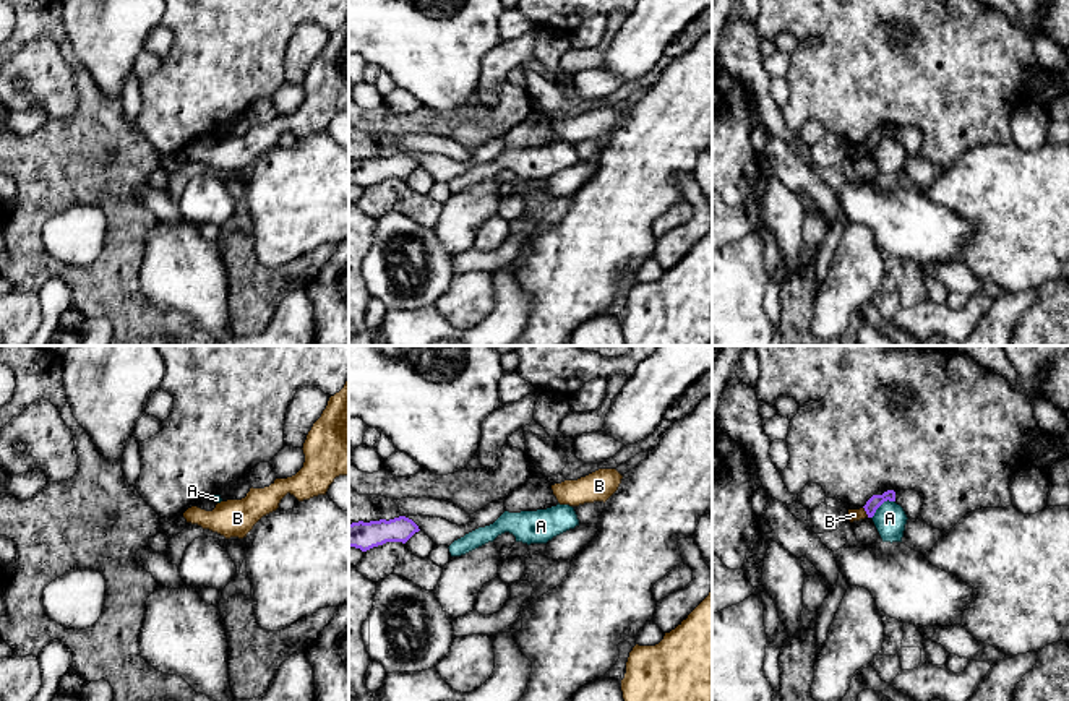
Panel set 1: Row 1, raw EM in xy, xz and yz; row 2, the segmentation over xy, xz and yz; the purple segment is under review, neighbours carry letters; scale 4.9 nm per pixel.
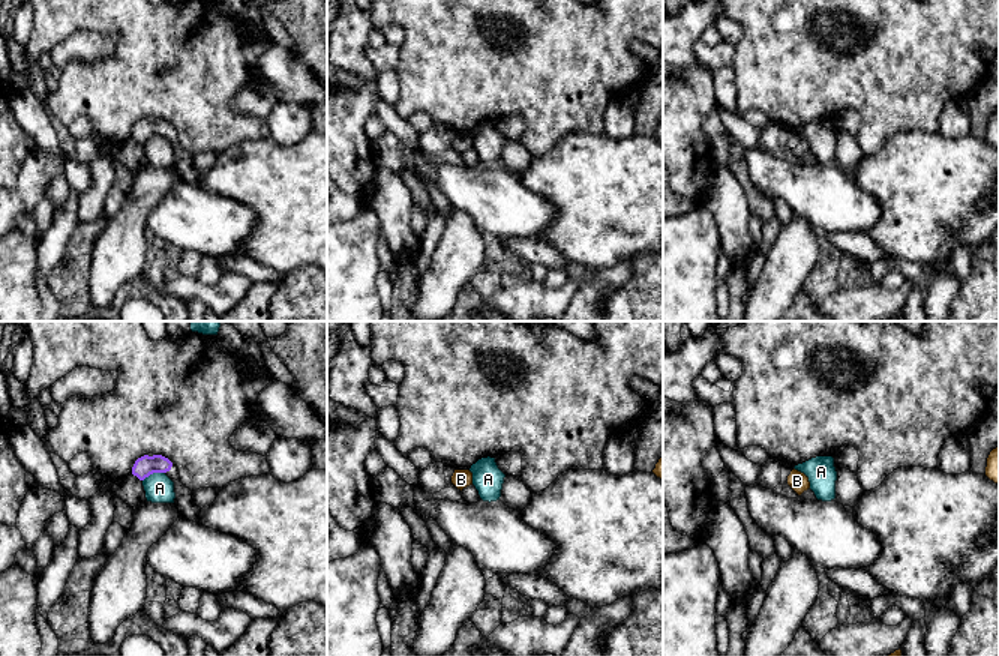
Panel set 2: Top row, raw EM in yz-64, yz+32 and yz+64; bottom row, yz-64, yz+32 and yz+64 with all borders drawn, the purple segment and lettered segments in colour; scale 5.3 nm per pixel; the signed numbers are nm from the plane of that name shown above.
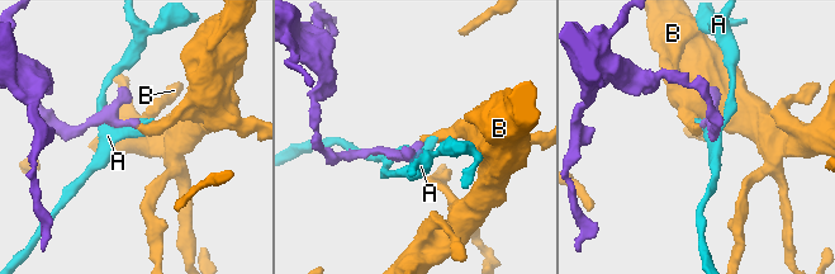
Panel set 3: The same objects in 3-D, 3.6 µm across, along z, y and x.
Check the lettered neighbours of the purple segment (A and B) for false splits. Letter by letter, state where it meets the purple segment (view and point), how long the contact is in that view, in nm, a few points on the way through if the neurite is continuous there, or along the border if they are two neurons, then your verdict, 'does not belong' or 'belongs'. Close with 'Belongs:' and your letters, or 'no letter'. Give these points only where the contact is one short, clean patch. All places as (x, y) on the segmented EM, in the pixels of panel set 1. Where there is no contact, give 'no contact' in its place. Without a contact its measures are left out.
A: yz (881, 503) | 150 nm | along yz (894, 500), (886, 500), (871, 518) | does not belong
B: yz (865, 510) | 60 nm | along yz (863, 507), (868, 516) | does not belong
Belongs: no letter

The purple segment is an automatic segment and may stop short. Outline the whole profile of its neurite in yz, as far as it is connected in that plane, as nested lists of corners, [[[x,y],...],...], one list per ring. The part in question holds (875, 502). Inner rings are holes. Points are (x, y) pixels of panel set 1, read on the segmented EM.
[[[887,490],[882,495],[873,495],[866,505],[863,506],[868,518],[873,518],[876,510],[884,503],[884,501],[895,501],[895,492],[894,490]]]

